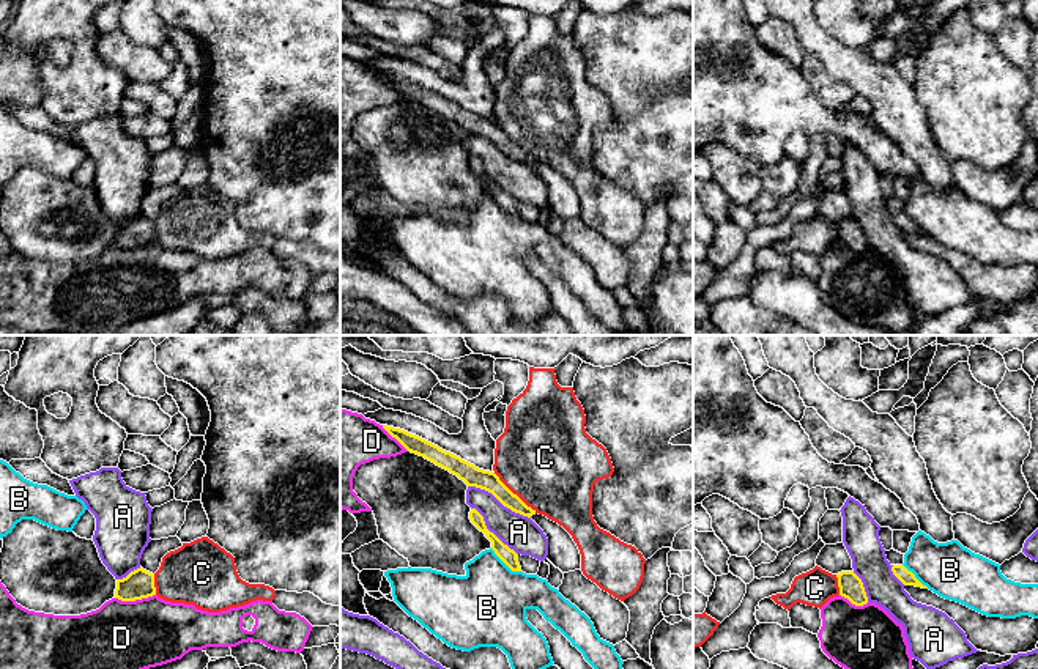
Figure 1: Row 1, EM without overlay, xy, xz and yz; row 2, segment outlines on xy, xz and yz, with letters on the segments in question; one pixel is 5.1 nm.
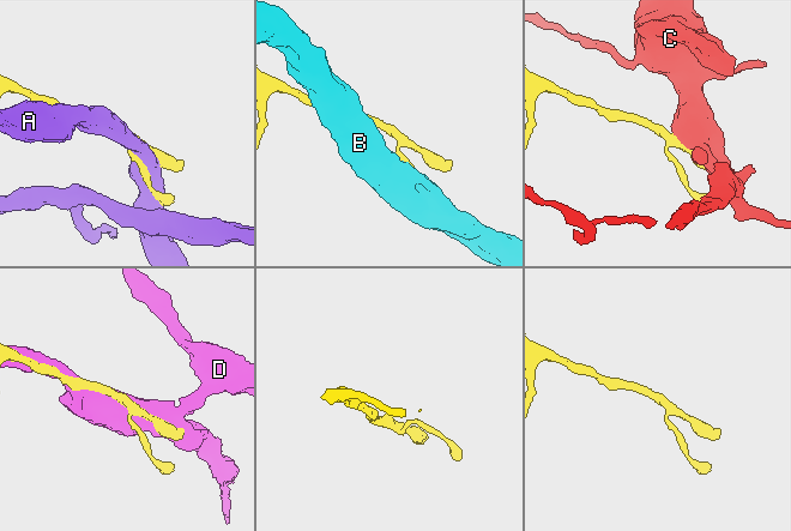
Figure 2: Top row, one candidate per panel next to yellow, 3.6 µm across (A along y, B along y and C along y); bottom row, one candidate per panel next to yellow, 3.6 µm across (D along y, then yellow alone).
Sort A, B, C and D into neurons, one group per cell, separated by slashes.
A / B / C / D

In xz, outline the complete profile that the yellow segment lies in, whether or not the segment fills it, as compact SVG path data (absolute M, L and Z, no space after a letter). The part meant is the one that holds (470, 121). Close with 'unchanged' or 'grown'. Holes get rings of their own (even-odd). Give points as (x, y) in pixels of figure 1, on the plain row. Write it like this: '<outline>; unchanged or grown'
M383 72L383 76L395 85L408 99L424 104L436 113L449 118L463 128L468 134L476 134L491 140L504 154L515 161L531 165L536 157L528 154L517 142L513 142L495 120L484 118L460 104L439 96L438 93L411 82L405 77Z; unchanged

